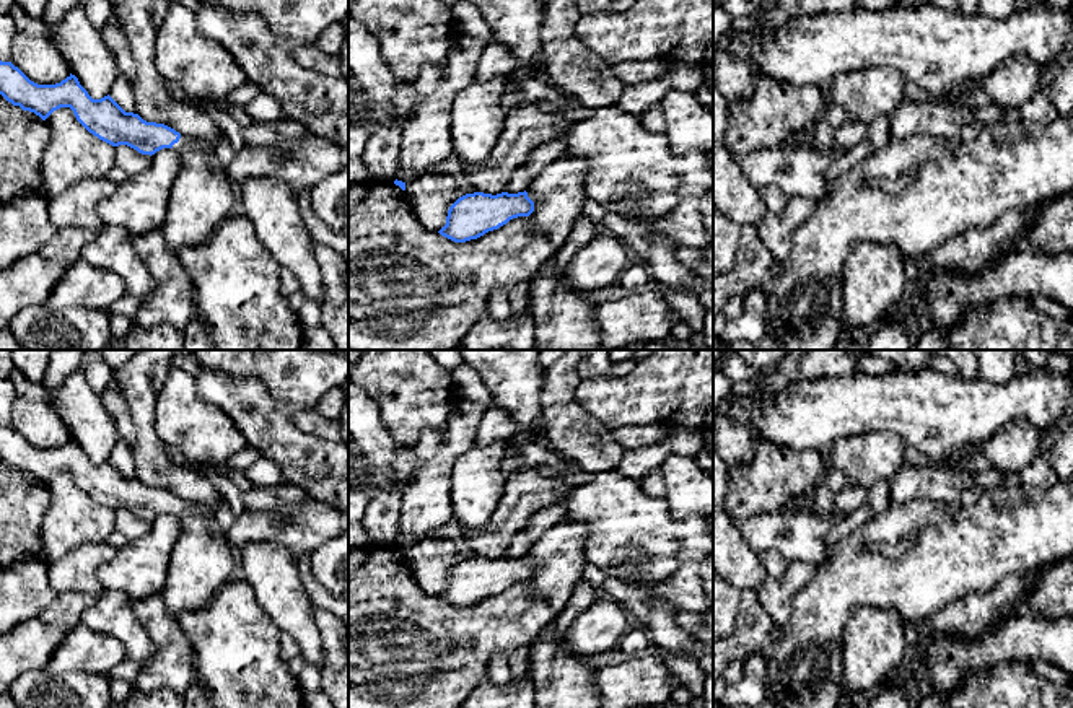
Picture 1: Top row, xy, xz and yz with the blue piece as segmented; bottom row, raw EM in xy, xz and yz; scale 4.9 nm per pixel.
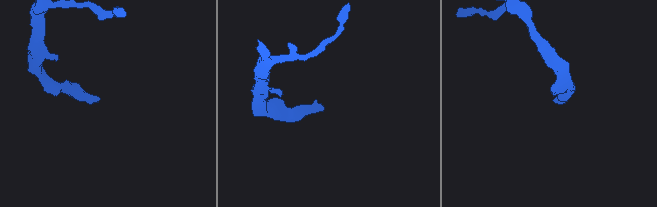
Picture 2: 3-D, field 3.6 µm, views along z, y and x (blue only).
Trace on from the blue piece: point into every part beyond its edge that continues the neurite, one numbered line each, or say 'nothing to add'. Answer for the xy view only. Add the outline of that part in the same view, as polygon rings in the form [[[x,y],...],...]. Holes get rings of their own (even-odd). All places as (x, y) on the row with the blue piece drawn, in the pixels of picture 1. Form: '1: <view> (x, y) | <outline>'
1: xy (202, 196) | [[[181,135],[173,150],[181,156],[181,168],[169,190],[161,233],[166,246],[177,252],[212,236],[238,208],[238,189],[230,182],[213,143]]]

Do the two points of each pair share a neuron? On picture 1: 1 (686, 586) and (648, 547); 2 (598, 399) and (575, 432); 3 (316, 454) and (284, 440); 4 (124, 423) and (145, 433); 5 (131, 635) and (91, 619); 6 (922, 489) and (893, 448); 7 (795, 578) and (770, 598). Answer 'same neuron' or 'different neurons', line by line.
1: different neurons
2: different neurons
3: same neuron
4: different neurons
5: same neuron
6: different neurons
7: same neuron

